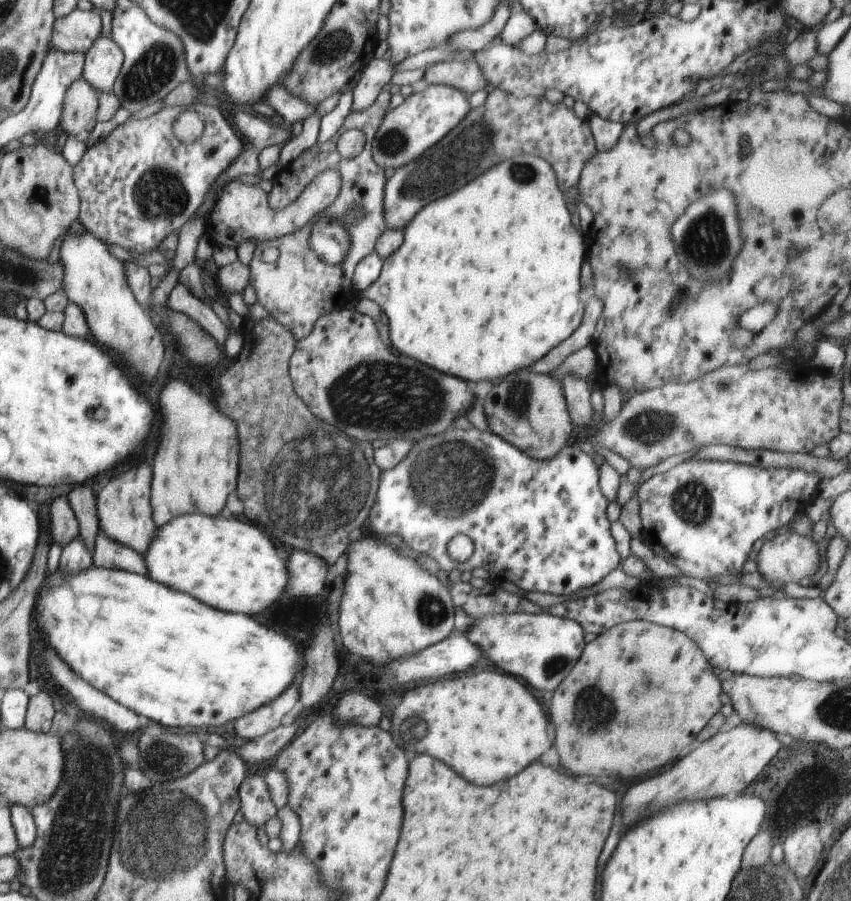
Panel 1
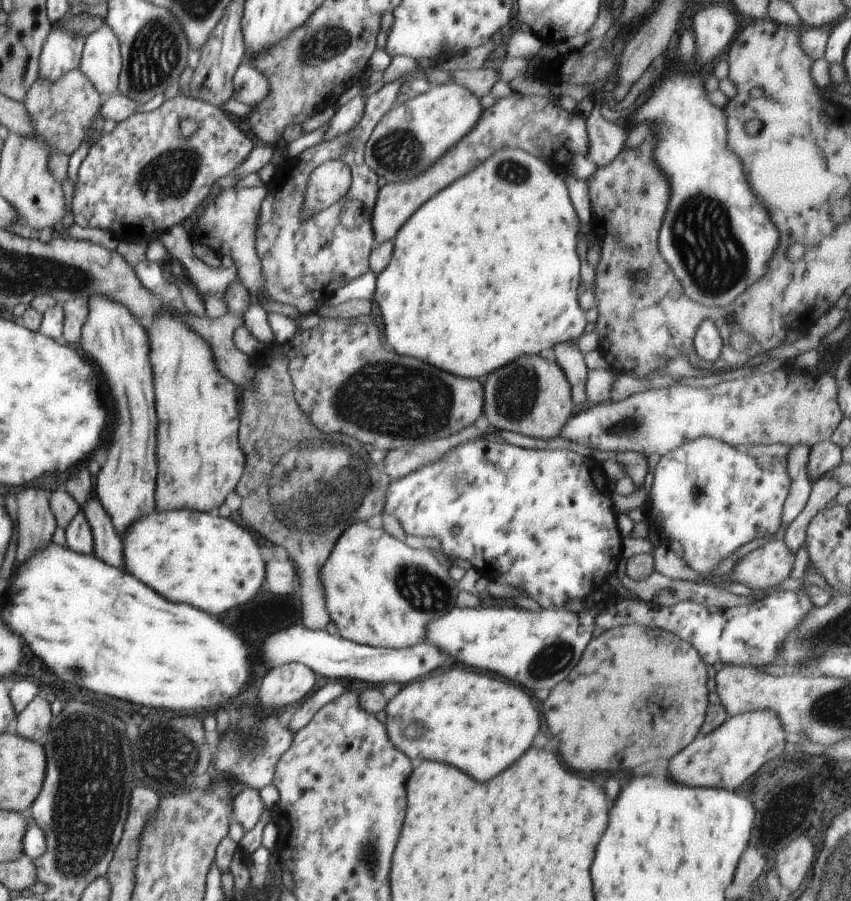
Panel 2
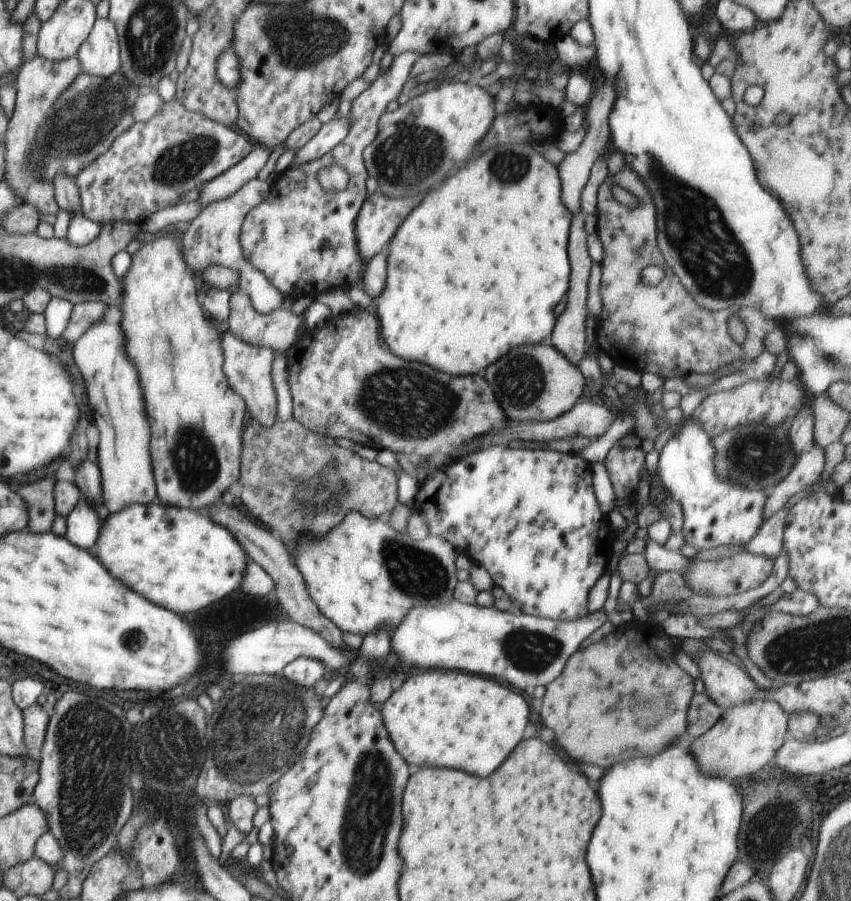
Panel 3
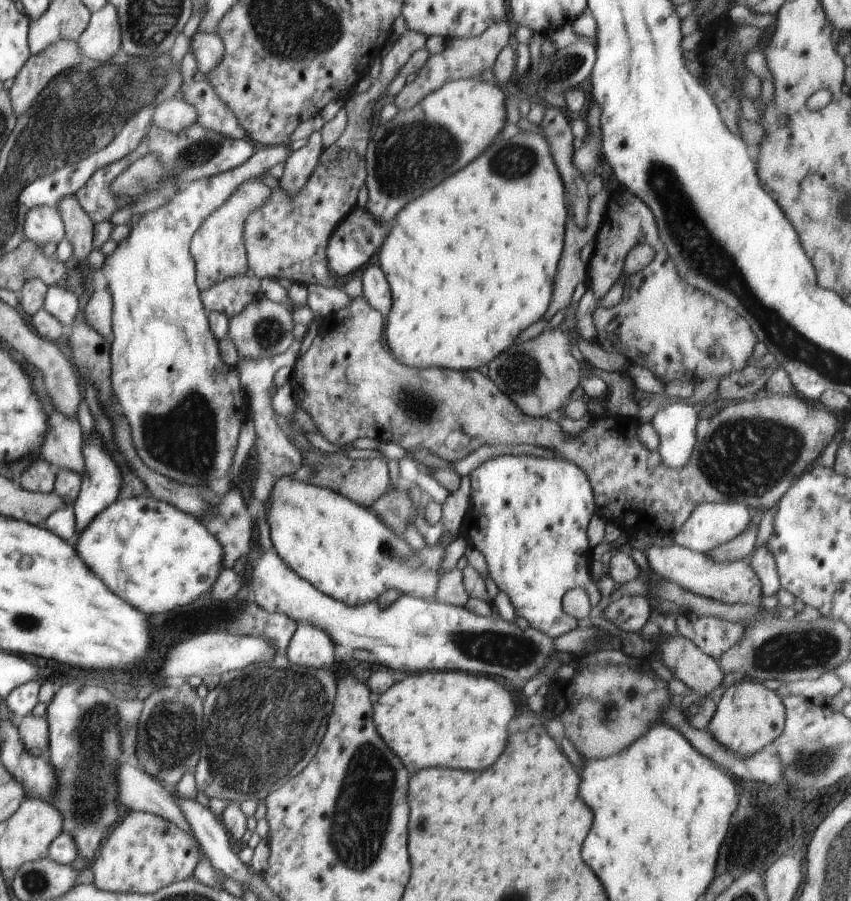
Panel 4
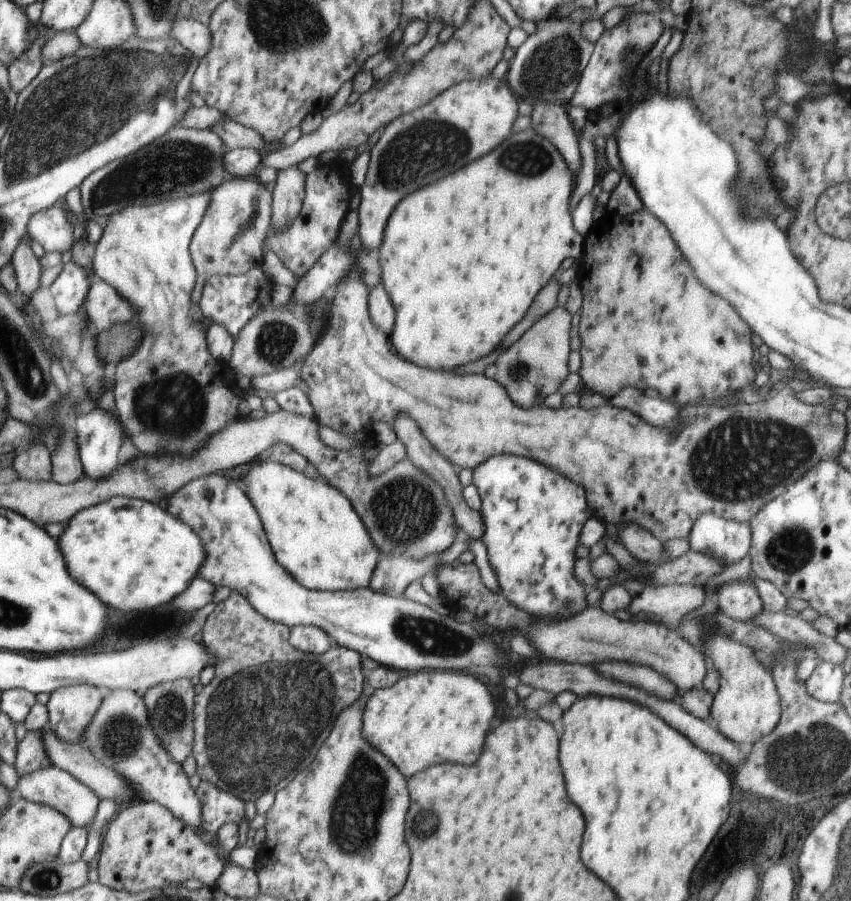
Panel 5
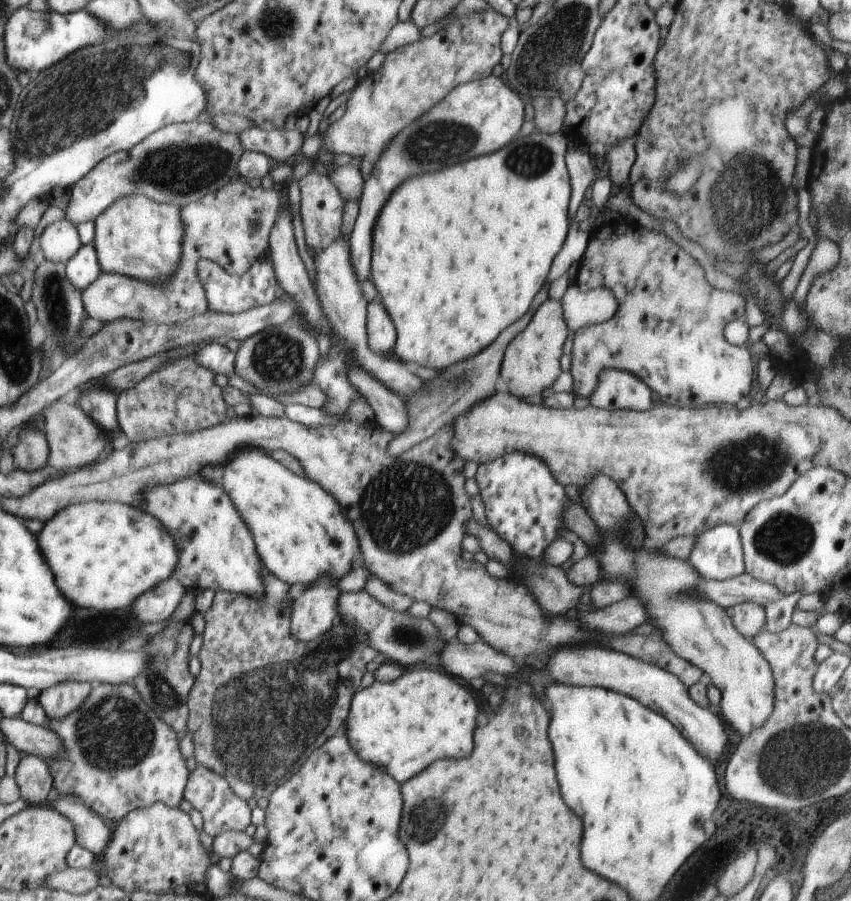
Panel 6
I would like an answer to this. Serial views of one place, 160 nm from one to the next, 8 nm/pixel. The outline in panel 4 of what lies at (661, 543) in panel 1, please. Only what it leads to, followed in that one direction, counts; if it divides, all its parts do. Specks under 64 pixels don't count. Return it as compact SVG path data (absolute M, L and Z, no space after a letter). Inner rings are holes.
M674 401L660 406L652 417L652 428L660 438L658 452L669 467L681 469L688 462L699 416L695 406ZM702 503L694 507L682 528L670 538L670 541L706 554L741 535L750 526L752 519L752 510L744 504Z

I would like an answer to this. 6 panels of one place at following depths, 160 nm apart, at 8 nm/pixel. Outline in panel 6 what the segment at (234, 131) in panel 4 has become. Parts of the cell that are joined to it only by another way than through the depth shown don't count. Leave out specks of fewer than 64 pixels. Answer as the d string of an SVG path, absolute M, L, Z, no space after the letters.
M254 126L241 133L239 139L246 151L262 153L276 162L294 165L301 157L305 136L296 128L261 129Z

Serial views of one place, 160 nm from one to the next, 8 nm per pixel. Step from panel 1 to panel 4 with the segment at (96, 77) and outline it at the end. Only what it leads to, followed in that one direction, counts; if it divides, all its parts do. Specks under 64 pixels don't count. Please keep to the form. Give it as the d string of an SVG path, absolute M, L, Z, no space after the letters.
M108 2L91 13L86 30L77 42L83 56L105 63L121 49L121 28L116 7Z

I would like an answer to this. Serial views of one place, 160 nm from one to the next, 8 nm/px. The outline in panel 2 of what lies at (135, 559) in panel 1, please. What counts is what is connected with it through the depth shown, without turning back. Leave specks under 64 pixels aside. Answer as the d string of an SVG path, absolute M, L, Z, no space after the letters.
M90 498L84 504L85 518L94 538L94 555L105 564L126 571L124 564L124 542L114 530L110 516L102 507L98 498Z

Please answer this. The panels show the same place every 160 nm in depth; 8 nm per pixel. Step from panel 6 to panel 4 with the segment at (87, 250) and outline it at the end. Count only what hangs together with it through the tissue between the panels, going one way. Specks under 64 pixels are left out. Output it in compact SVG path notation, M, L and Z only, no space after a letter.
M50 285L46 291L43 308L55 316L68 331L76 313L78 312L79 298L62 285Z

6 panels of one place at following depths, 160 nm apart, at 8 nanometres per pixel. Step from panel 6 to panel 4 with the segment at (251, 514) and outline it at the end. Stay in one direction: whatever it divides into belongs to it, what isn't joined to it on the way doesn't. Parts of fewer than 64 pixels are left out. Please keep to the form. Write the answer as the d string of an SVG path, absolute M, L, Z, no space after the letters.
M290 475L283 476L277 480L277 483L272 487L271 493L269 494L270 509L267 514L267 523L270 527L270 540L272 541L272 548L278 553L278 556L294 571L300 578L307 580L312 586L315 586L320 592L327 594L328 596L334 597L336 600L341 600L343 603L357 605L365 602L376 601L377 598L385 590L396 589L404 594L414 594L414 596L428 596L428 590L430 590L430 596L433 599L434 591L438 586L438 572L443 575L441 570L442 559L444 553L447 551L445 548L440 548L437 542L435 546L428 547L424 546L418 552L414 552L410 549L410 546L404 540L404 536L397 535L395 532L390 530L374 513L370 512L368 508L359 506L357 502L350 500L347 496L341 495L336 491L329 489L328 487L321 487L310 482L298 481Z

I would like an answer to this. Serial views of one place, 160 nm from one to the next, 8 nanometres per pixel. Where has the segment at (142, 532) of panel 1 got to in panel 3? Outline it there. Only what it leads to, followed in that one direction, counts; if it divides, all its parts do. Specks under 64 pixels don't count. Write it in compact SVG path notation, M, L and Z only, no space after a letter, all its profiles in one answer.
M105 321L92 325L73 343L72 354L88 390L94 424L100 432L98 460L103 503L110 513L131 504L150 504L156 498L156 482L150 466L150 424L144 412L138 372L125 353L125 334L120 324Z

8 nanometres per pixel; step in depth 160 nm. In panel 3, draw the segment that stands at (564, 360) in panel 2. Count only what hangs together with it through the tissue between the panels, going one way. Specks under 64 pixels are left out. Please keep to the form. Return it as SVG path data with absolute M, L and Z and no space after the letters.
M578 212L571 220L569 245L567 246L571 271L568 292L565 298L565 309L564 312L558 316L553 334L548 340L548 342L554 345L568 360L574 362L574 364L578 364L579 360L585 356L585 350L587 349L586 318L588 318L589 313L586 310L586 298L588 298L588 277L593 263L587 247L587 236L589 233L585 227L587 219L584 213Z

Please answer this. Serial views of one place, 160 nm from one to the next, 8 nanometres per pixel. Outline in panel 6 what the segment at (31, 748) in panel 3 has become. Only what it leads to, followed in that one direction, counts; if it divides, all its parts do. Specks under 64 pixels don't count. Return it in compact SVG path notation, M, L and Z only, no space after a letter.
M27 754L19 760L14 777L22 800L28 805L48 804L53 795L53 780L44 759Z

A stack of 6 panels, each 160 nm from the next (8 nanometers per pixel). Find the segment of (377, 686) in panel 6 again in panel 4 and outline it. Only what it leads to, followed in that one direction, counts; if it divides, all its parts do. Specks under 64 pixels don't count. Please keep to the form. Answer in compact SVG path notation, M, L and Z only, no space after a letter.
M422 671L411 674L406 680L395 682L384 694L379 694L378 701L373 704L373 723L378 734L402 761L409 774L434 766L464 770L490 768L490 764L494 764L494 760L504 752L506 746L506 726L516 712L512 696L498 682L484 676L476 678L464 672L452 674L450 671Z

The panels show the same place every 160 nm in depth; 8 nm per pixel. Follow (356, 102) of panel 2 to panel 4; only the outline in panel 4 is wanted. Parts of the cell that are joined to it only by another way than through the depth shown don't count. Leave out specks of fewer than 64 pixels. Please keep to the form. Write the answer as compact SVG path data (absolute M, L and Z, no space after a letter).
M321 131L313 132L309 142L303 148L293 151L285 160L284 171L279 179L279 188L288 197L296 196L316 168L323 151L323 135Z

